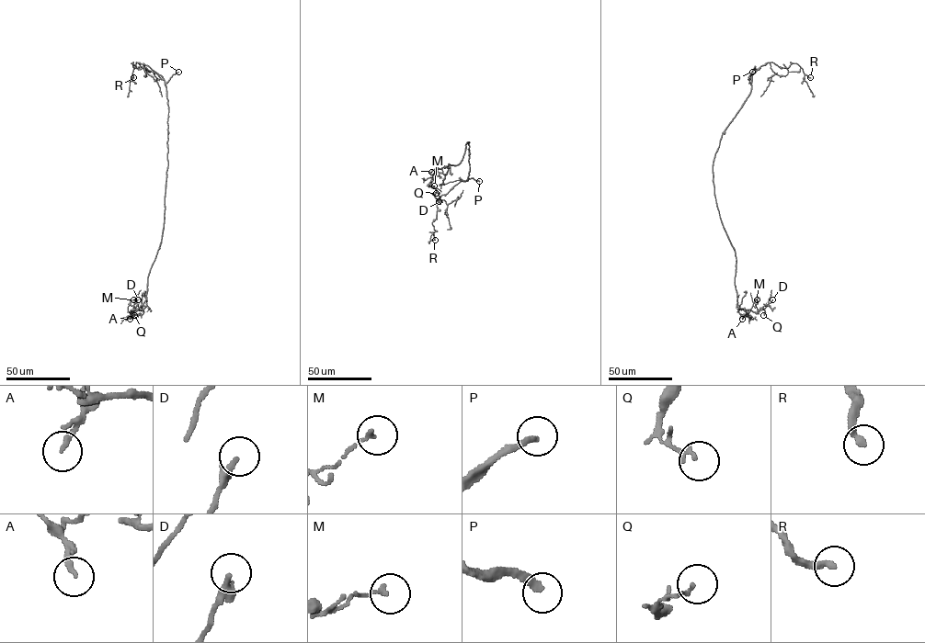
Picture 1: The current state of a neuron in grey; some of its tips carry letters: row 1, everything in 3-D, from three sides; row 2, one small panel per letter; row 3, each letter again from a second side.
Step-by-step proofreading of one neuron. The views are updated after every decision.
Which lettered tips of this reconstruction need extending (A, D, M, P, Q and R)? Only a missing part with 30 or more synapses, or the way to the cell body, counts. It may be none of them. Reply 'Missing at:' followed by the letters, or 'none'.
Missing at: P, R

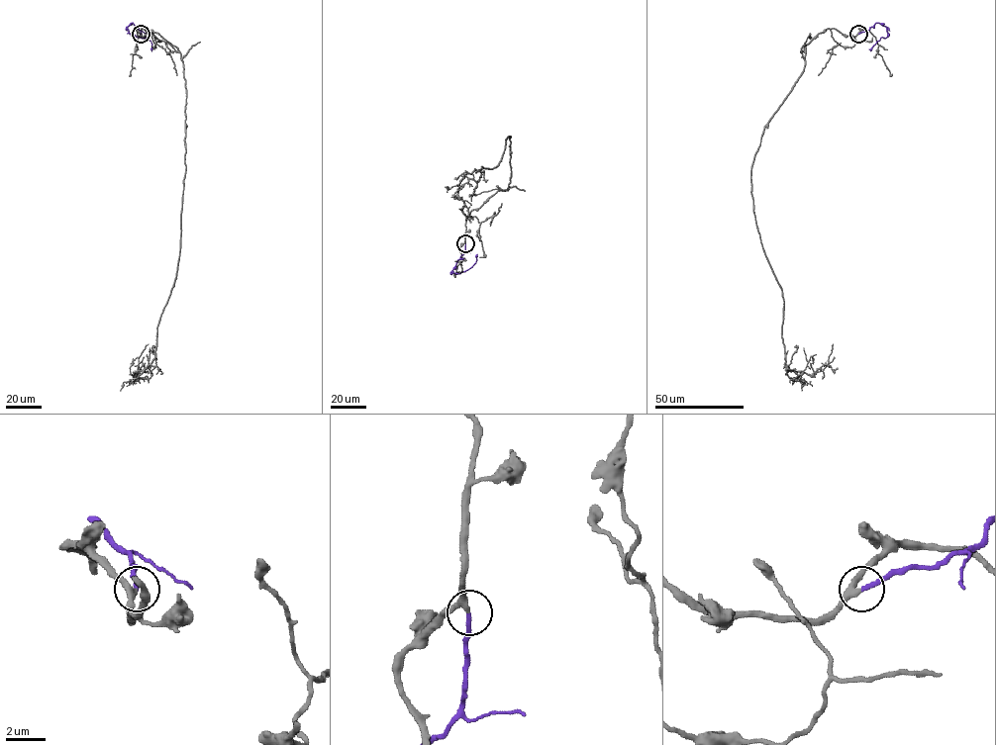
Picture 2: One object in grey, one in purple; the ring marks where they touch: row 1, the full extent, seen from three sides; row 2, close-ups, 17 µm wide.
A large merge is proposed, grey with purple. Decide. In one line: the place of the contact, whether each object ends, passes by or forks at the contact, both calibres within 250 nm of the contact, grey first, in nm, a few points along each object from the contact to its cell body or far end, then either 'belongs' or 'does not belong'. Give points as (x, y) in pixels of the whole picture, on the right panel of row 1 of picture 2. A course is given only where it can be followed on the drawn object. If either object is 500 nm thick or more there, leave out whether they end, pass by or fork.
place (858, 34); grey passes by; purple ends; calibres 280 and 240 nm; course grey (858, 34), (828, 28), (805, 46), (751, 167), (756, 228), (783, 298), (785, 364), (812, 376), (833, 343); course purple (858, 34), (876, 23), (886, 28), (888, 36), (881, 37), (870, 50); belongs

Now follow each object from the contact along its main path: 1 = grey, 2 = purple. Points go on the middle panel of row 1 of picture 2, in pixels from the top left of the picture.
1: (465, 243), (466, 217), (508, 190), (510, 137), (496, 166), (460, 181), (463, 213), (473, 218)
2: (465, 243), (465, 251), (451, 271), (467, 270), (476, 261), (476, 255)

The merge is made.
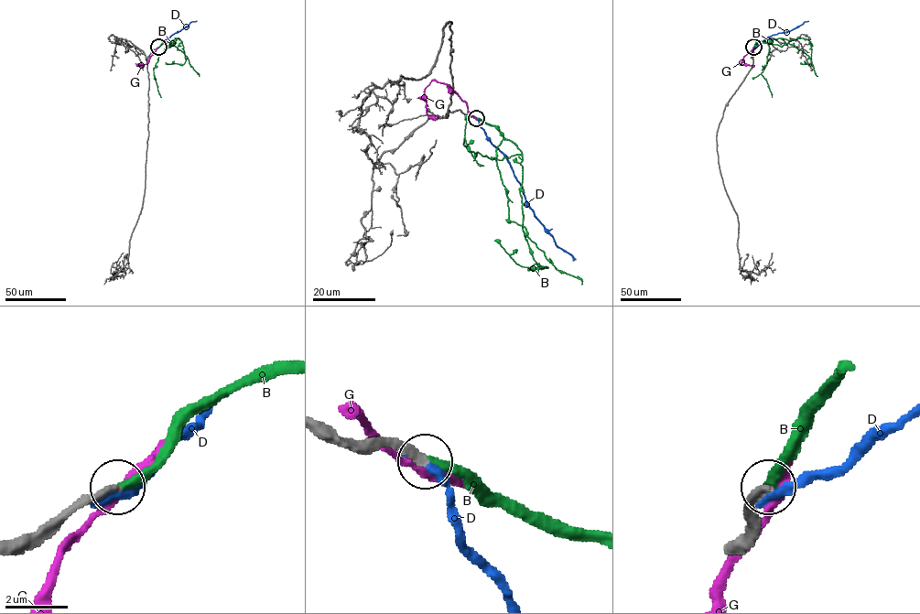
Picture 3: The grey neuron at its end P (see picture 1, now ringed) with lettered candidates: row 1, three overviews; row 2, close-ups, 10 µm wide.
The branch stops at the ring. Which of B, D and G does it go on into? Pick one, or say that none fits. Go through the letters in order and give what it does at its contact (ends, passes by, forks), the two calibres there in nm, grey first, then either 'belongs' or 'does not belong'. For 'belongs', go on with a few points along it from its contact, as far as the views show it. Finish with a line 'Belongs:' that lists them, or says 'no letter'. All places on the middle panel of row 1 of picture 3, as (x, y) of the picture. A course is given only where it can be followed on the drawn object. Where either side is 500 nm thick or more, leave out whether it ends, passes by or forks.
B: it ends there; 280 nm thick on the grey side, 280 nm on the other; belongs; it runs (476, 118), (494, 126), (520, 151), (523, 231), (535, 261), (542, 268), (547, 267), (520, 266), (494, 241)
D: it ends there; 320 nm thick on the grey side, 320 nm on the other; does not belong
G: it passes by; 280 nm thick on the grey side, 280 nm on the other; does not belong
Belongs: B

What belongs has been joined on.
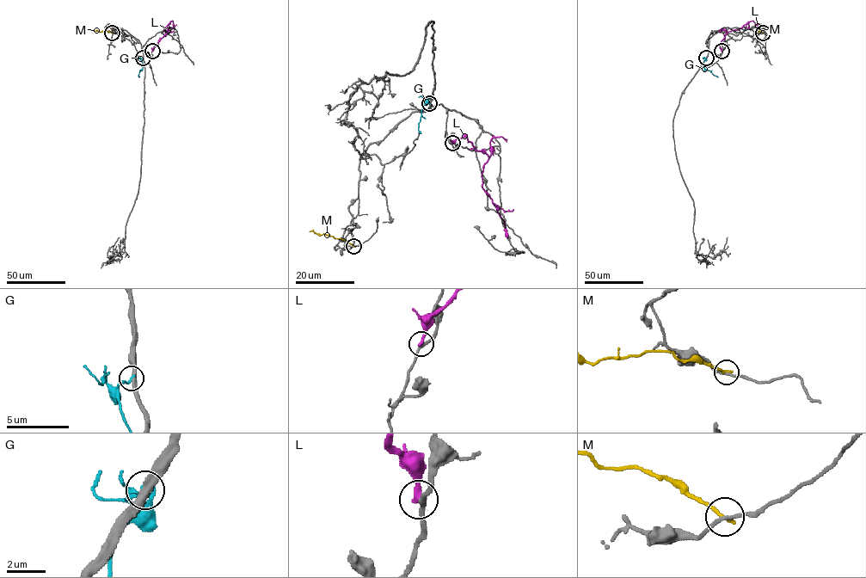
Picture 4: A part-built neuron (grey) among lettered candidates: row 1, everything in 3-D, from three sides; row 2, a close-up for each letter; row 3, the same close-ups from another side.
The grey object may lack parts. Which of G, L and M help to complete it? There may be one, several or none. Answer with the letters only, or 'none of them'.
none of them

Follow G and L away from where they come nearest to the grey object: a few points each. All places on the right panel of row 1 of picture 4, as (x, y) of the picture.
G: (706, 58), (703, 67), (718, 77)
L: (721, 51), (719, 45), (727, 32), (739, 29), (752, 21), (759, 27)

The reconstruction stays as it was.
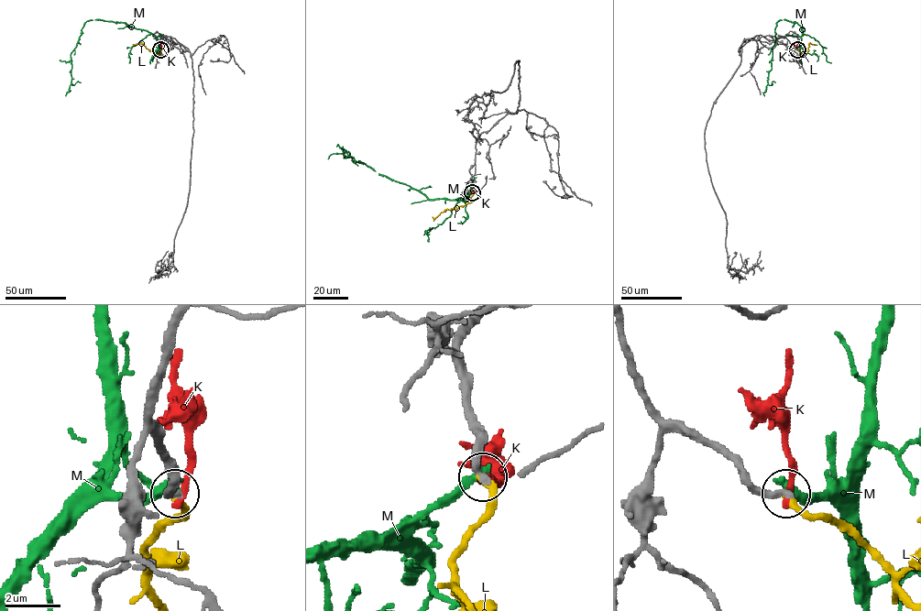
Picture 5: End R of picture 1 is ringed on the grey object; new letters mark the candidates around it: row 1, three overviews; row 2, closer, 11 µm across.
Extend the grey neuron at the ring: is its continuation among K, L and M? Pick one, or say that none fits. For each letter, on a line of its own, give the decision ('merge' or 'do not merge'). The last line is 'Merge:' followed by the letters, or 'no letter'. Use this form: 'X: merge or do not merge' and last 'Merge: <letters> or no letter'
K: do not merge
L: merge
M: do not merge
Merge: L

